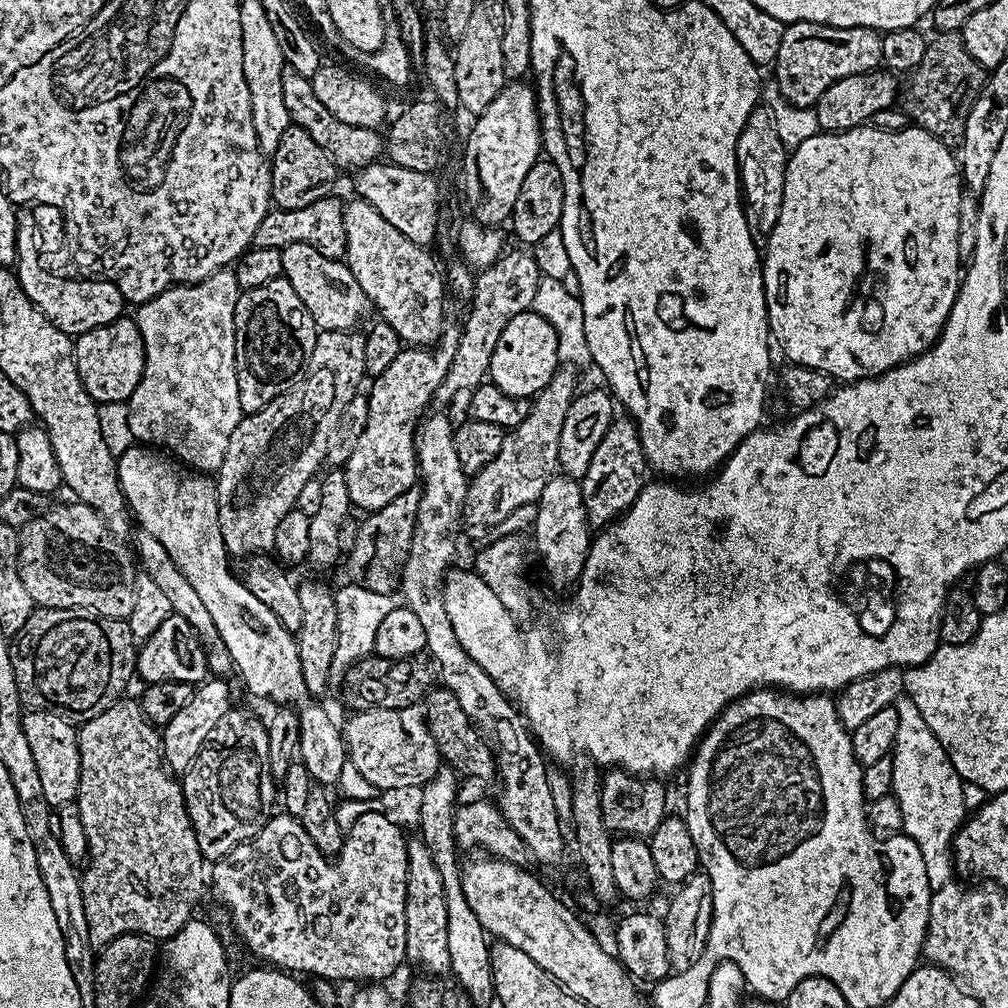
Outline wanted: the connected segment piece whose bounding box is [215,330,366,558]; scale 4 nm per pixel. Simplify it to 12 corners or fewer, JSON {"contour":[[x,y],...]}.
{"contour":[[363,331],[245,415],[215,477],[233,557],[275,549],[366,380]]}

